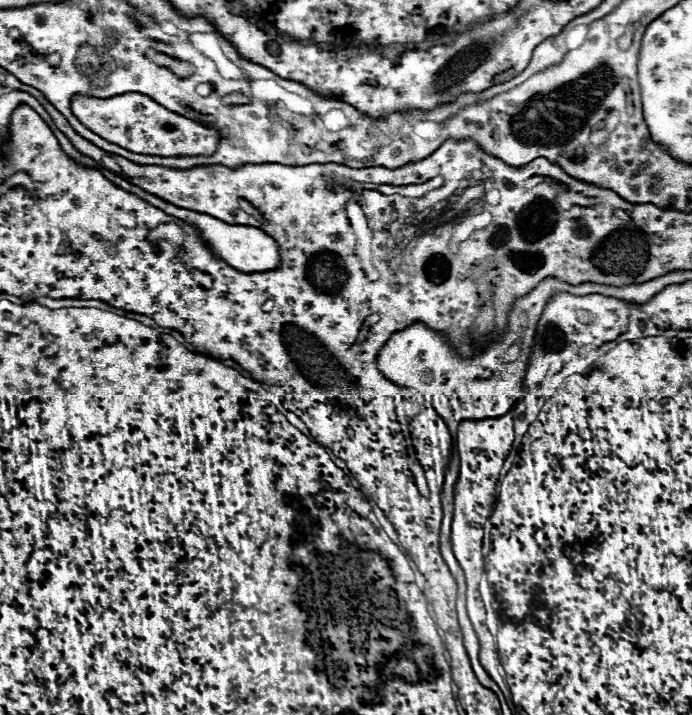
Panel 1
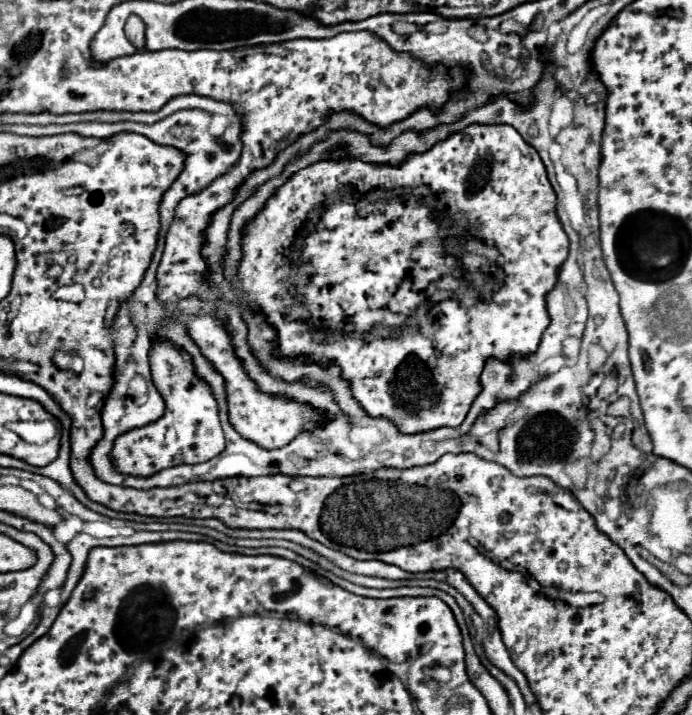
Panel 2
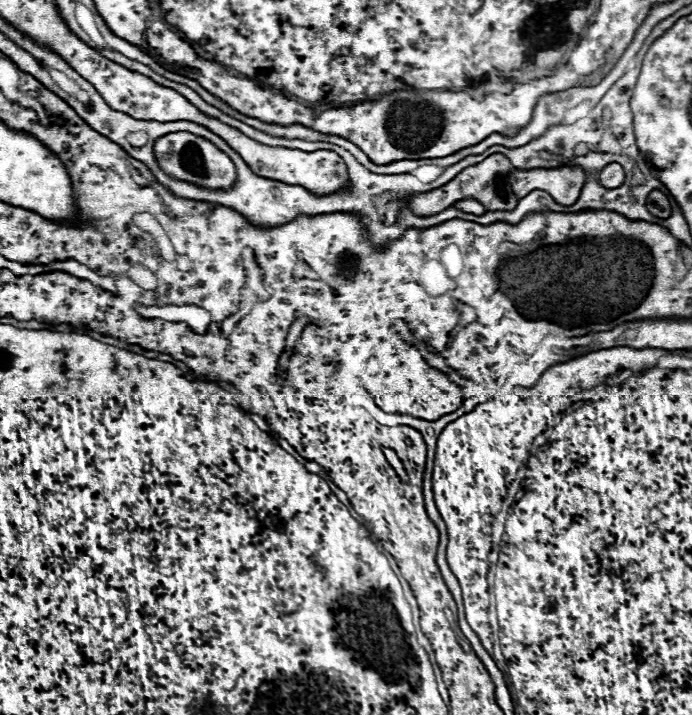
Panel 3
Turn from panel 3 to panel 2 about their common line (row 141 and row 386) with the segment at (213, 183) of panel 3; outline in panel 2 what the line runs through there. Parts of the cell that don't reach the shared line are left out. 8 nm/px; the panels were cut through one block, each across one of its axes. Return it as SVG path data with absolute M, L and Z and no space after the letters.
M158 340L150 350L152 380L160 392L170 392L166 414L156 422L128 430L114 440L112 466L128 476L152 476L164 468L178 464L206 462L224 452L224 434L218 420L216 400L202 380L194 376L188 354L176 350L170 342Z

